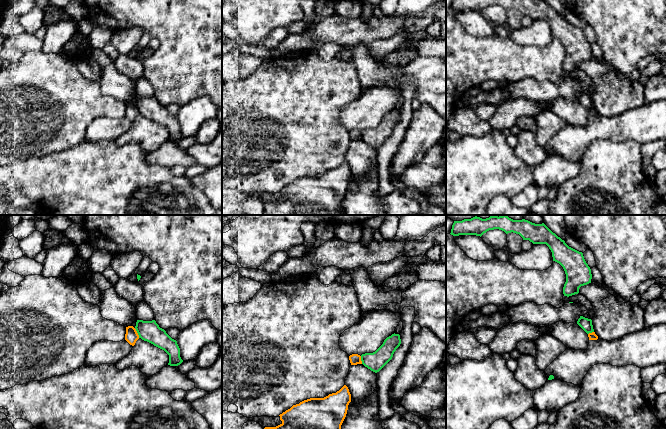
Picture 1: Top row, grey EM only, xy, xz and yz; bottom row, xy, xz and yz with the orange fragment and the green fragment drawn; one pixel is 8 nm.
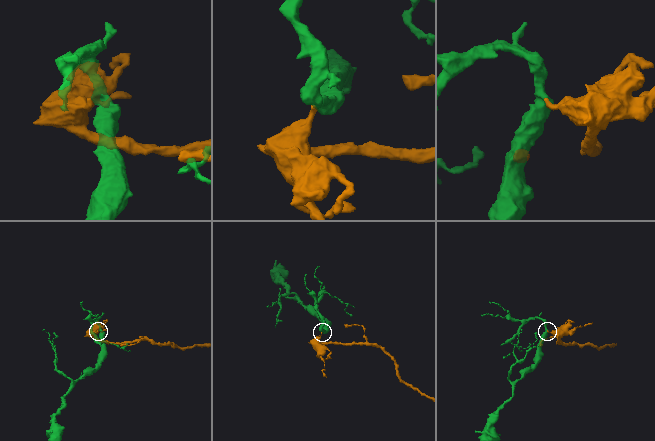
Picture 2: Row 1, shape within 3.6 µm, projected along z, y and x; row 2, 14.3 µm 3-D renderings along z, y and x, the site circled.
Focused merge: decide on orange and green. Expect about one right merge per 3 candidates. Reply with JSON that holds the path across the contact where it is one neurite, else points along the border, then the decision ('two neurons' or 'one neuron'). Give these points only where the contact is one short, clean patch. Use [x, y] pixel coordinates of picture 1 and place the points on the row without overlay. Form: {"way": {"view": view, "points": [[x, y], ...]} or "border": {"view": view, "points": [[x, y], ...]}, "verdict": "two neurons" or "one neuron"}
{"border": {"view": "xy", "points": [[134, 104], [139, 113]]}, "verdict": "two neurons"}

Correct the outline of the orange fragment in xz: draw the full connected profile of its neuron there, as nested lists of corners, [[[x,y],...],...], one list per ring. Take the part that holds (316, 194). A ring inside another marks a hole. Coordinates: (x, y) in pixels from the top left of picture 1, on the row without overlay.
[[[346,161],[324,174],[310,174],[280,190],[282,199],[265,203],[265,215],[345,215],[341,201],[351,170]]]

